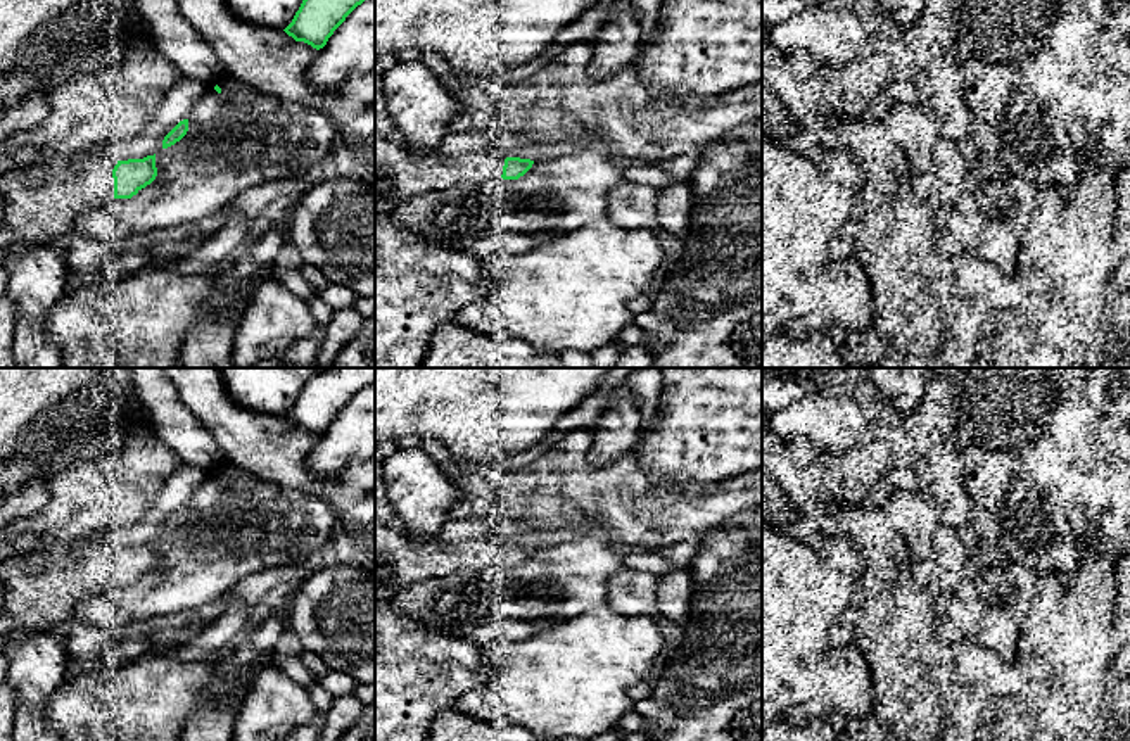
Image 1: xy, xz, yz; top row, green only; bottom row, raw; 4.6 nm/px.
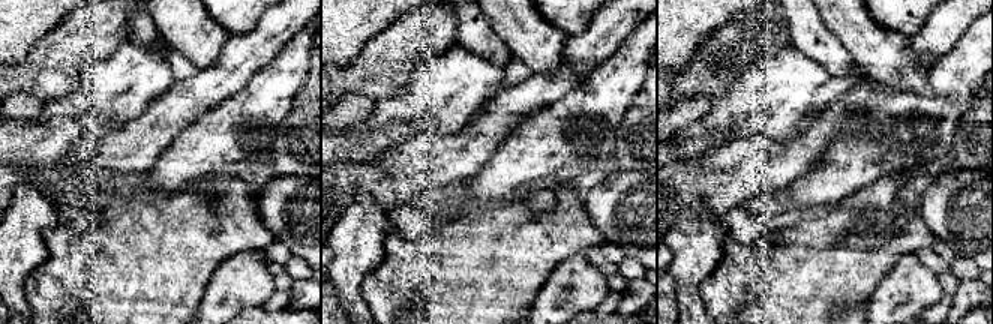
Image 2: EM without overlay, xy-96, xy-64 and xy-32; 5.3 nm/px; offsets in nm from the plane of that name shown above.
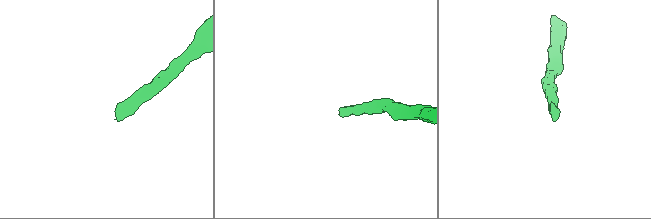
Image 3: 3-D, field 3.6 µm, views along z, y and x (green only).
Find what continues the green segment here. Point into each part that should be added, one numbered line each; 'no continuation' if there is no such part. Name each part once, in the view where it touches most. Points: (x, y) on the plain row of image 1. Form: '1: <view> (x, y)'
1: xy (38, 589)

